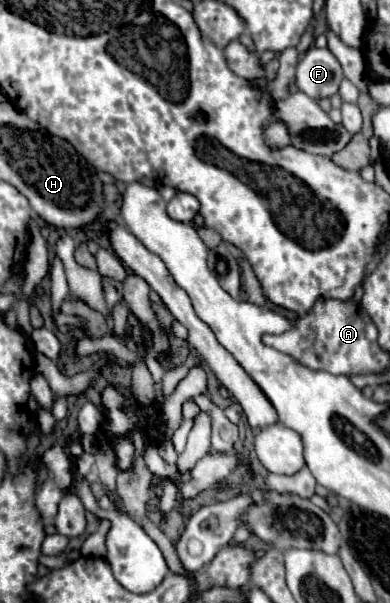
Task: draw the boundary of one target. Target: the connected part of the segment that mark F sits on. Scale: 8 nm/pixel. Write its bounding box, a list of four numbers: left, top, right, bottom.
[296,47,342,97]

